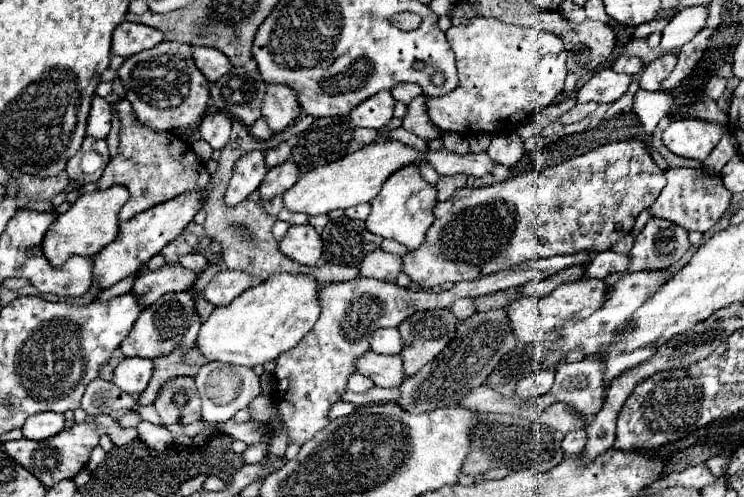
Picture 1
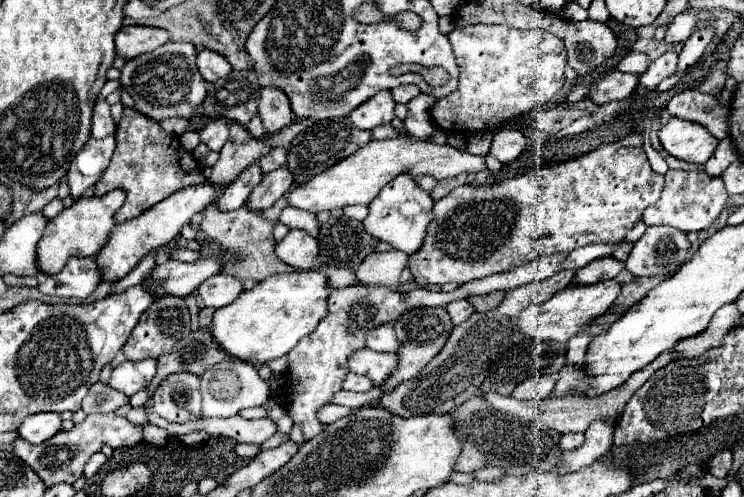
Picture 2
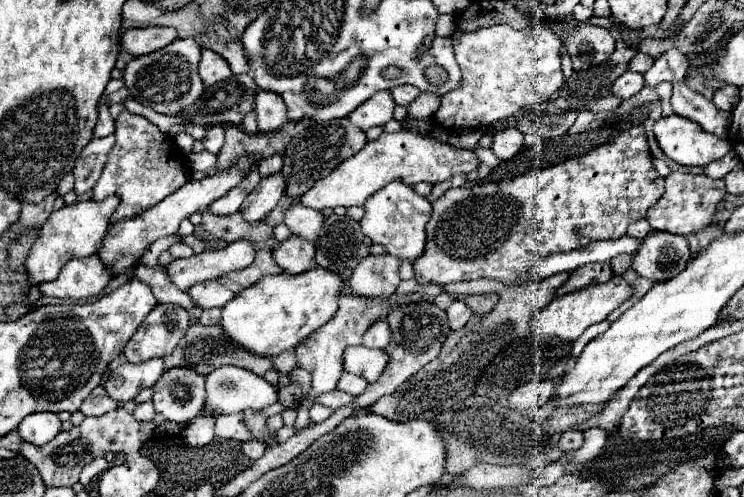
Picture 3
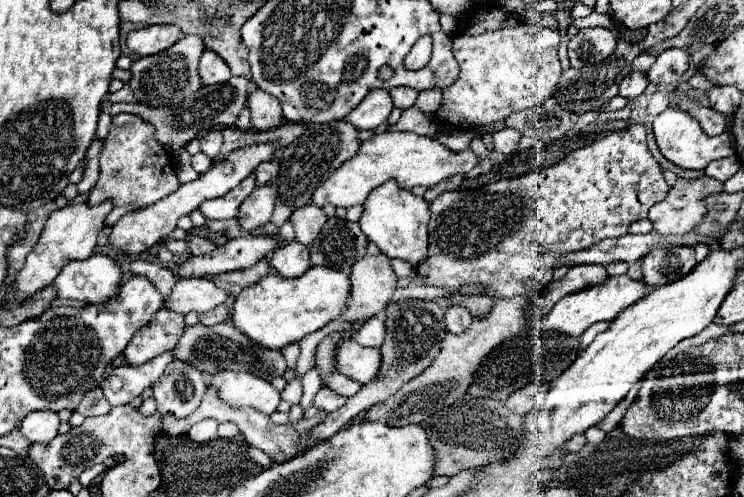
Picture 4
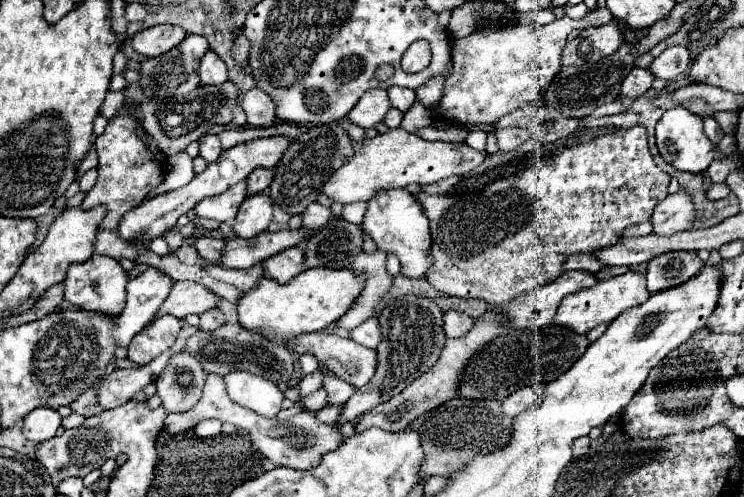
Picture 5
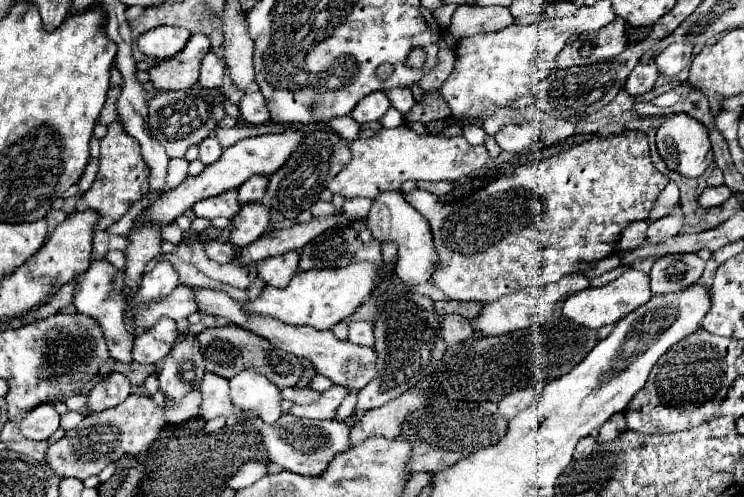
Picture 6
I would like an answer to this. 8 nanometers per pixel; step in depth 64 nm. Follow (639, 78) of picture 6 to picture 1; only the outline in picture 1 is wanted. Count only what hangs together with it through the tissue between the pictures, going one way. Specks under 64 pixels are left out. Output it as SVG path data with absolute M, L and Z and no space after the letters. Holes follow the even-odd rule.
M602 70L580 88L578 102L580 104L616 102L622 94L626 94L630 82L632 82L630 74L618 74L614 70Z

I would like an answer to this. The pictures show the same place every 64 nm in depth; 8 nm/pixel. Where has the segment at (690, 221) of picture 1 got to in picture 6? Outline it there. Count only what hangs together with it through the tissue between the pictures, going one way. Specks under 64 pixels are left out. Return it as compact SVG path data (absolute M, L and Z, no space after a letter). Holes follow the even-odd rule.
M678 206L670 216L660 218L654 224L650 224L650 228L646 232L648 242L650 244L662 244L666 238L676 236L682 228L682 222L684 222L684 214L682 214L682 208Z

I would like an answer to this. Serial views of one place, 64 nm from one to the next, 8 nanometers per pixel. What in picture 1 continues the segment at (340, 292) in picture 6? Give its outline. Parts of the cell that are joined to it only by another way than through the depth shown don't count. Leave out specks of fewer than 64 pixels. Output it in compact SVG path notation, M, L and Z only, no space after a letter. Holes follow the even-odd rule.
M276 274L268 280L260 282L258 286L248 288L242 292L230 306L220 306L212 312L212 316L202 324L198 334L198 348L208 360L220 360L230 364L242 364L242 366L256 366L266 364L270 360L276 360L282 352L294 348L316 324L322 308L318 298L320 284L310 274Z

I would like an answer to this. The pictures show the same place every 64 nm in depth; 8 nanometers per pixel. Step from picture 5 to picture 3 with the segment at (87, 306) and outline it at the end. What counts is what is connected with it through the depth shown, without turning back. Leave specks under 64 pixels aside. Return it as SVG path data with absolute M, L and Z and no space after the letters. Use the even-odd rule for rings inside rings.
M92 254L88 258L70 260L56 280L40 284L40 292L46 296L86 300L100 296L112 278L114 272L108 270L98 254Z

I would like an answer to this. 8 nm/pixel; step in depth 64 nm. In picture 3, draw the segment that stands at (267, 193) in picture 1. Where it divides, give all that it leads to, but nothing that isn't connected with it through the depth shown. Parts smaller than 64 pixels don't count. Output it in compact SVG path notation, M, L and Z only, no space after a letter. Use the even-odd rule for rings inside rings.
M274 174L274 176L260 180L260 184L246 196L246 200L240 208L244 220L248 220L248 224L262 222L272 212L272 208L278 204L282 194L284 194L284 176L282 174Z

